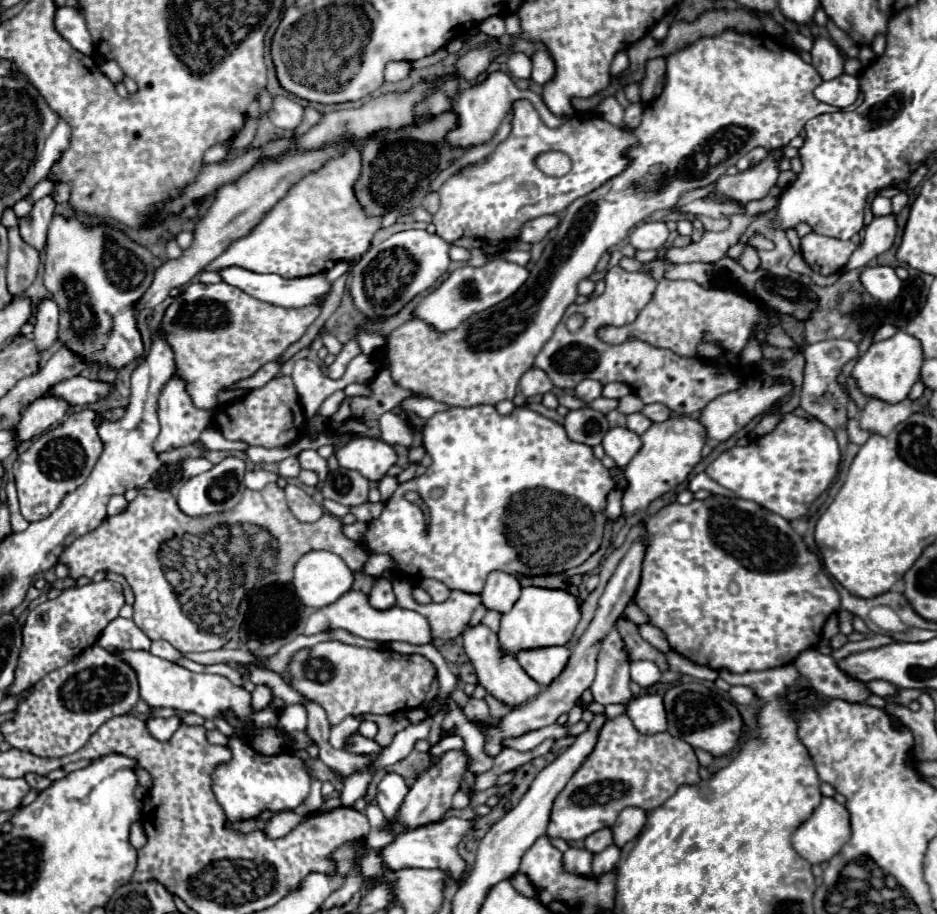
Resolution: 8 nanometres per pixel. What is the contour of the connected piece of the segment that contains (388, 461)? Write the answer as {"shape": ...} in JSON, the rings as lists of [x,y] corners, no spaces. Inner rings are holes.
{"shape":[[[372,437],[350,439],[348,443],[336,449],[334,457],[338,459],[340,467],[354,469],[368,481],[380,481],[398,461],[398,455],[392,445]]]}

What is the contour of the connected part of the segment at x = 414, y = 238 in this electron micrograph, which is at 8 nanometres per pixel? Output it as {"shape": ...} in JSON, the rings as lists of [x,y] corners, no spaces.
{"shape":[[[408,229],[390,235],[380,245],[374,245],[354,265],[336,263],[334,269],[344,267],[344,271],[352,275],[350,293],[354,297],[354,305],[366,317],[388,317],[398,313],[412,297],[436,285],[436,281],[448,271],[450,247],[452,243],[440,239],[436,233],[428,233],[424,229]]]}

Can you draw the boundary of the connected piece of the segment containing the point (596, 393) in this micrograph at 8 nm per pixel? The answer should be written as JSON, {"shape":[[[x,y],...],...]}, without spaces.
{"shape":[[[584,379],[576,385],[576,395],[584,401],[594,401],[602,395],[602,383],[600,381],[594,381],[594,379]]]}

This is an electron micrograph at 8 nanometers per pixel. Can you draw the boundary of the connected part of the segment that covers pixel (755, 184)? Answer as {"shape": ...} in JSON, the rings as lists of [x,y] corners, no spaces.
{"shape":[[[772,151],[764,161],[760,161],[756,167],[742,171],[738,175],[722,175],[716,181],[714,191],[720,195],[726,195],[742,205],[750,201],[758,201],[768,195],[768,191],[776,185],[778,179],[778,163],[780,153]]]}

